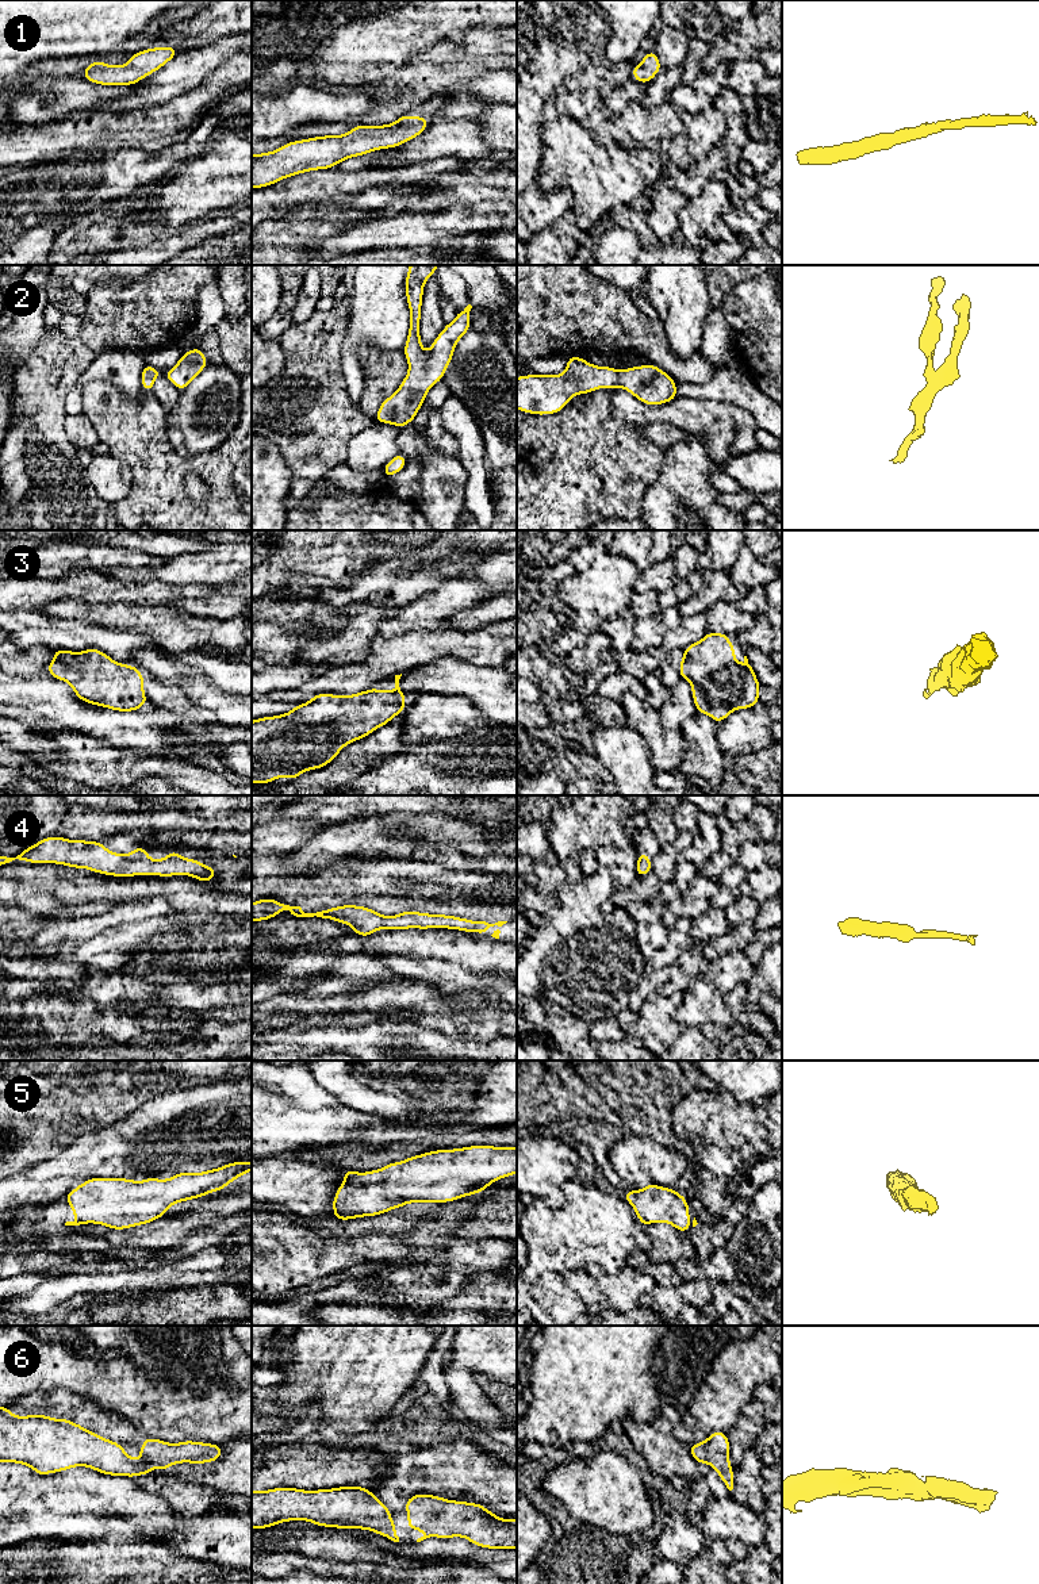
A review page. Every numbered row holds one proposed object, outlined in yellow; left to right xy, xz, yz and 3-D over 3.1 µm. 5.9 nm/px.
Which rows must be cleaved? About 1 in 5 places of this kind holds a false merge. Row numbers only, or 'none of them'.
none of them

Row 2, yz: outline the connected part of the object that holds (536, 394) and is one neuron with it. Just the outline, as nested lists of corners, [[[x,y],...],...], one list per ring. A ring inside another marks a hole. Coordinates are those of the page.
[[[568,356],[561,375],[517,377],[517,410],[536,415],[557,414],[575,395],[616,387],[648,406],[668,403],[678,396],[675,380],[653,364],[617,371]]]

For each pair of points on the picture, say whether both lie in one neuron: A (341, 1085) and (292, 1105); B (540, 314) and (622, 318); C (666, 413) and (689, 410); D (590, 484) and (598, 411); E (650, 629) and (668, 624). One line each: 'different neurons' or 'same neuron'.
A: different neurons
B: same neuron
C: same neuron
D: same neuron
E: same neuron

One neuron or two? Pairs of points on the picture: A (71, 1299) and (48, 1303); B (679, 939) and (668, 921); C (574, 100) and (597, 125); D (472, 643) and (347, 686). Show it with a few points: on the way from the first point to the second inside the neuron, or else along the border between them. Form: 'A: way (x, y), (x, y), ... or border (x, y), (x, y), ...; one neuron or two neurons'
A: way (65, 1303), (53, 1303); one neuron
B: border (678, 919), (667, 929); two neurons
C: way (581, 106), (591, 118); one neuron
D: way (441, 644), (418, 647), (378, 663); one neuron

